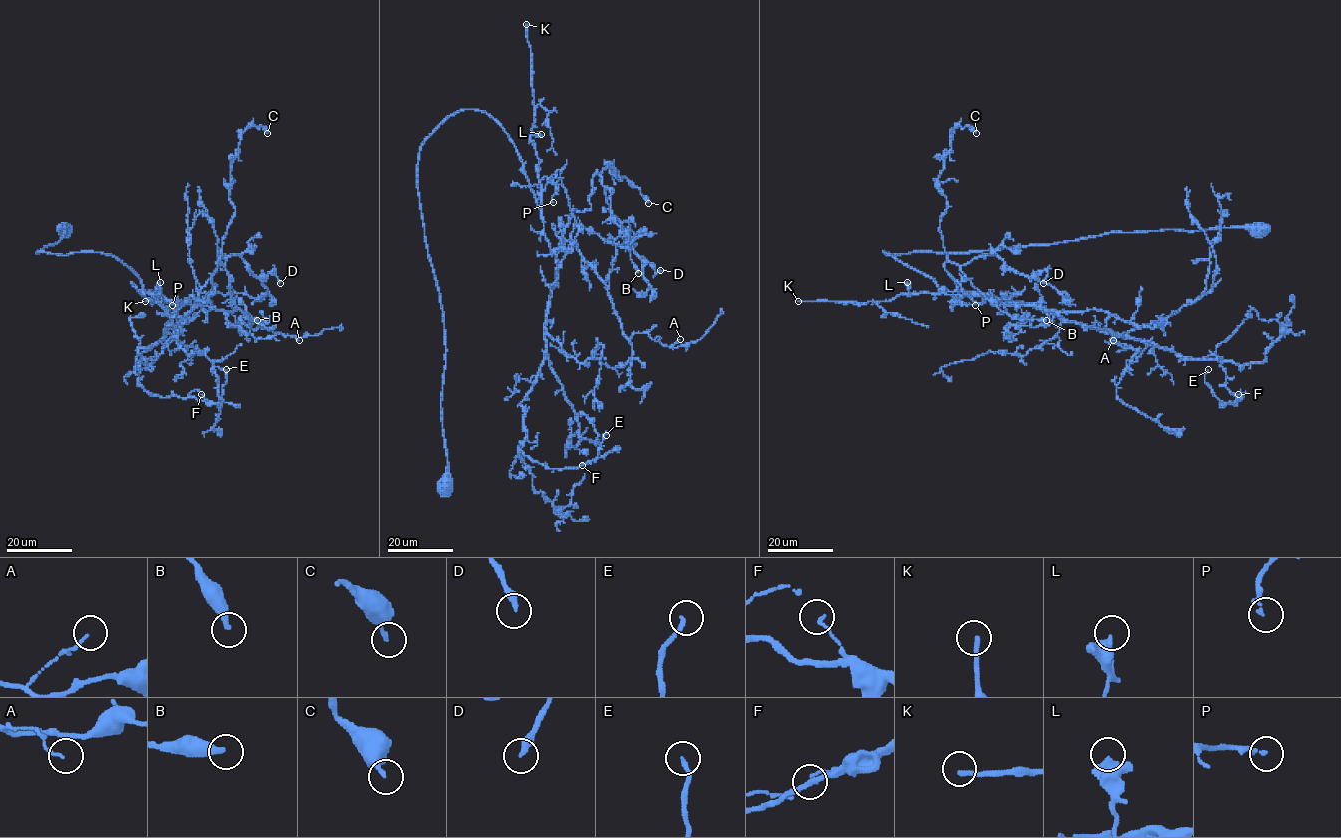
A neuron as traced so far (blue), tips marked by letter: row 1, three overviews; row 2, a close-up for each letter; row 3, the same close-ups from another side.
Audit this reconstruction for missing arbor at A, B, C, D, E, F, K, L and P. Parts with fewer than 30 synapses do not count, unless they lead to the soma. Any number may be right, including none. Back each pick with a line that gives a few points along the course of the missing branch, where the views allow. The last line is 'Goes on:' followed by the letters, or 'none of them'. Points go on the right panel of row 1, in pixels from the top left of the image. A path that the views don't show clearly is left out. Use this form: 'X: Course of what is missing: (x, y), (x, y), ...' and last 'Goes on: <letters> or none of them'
Goes on: none of them

